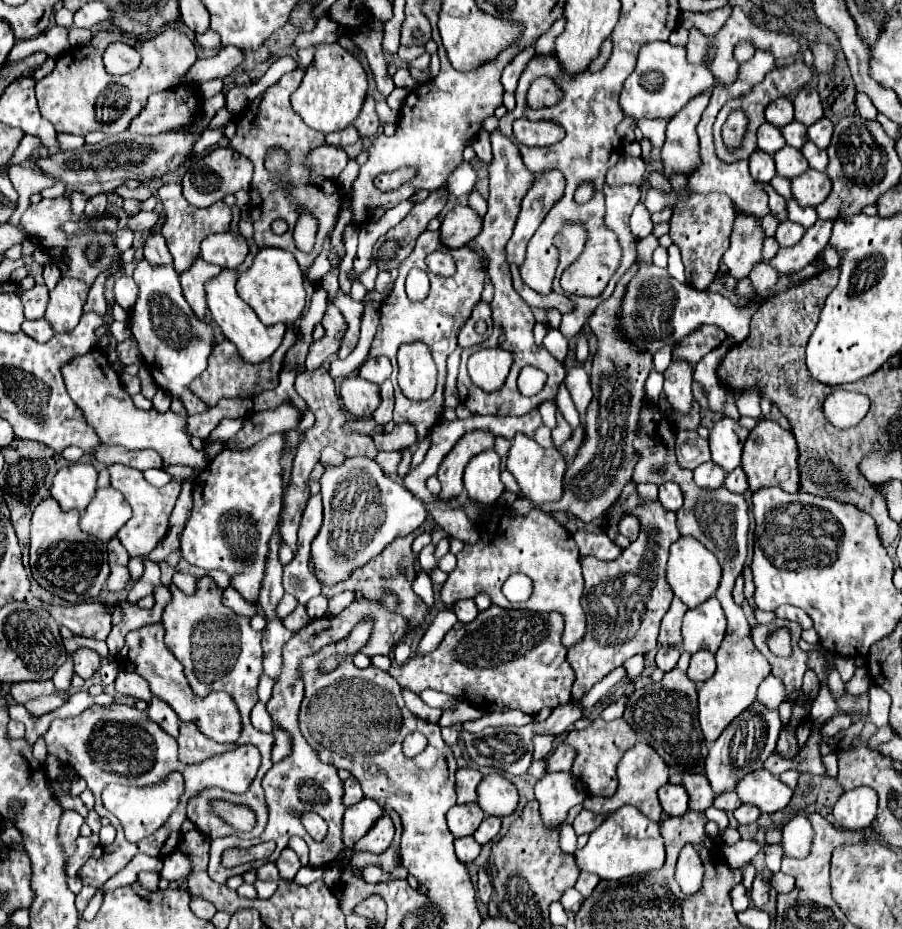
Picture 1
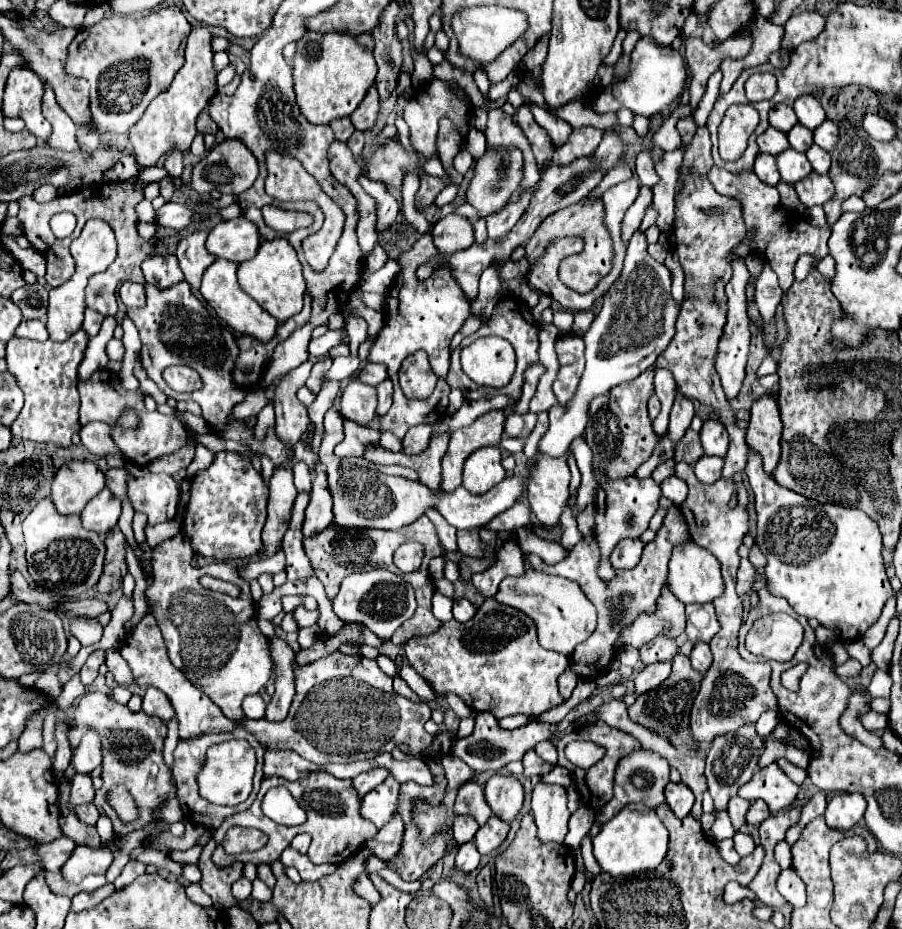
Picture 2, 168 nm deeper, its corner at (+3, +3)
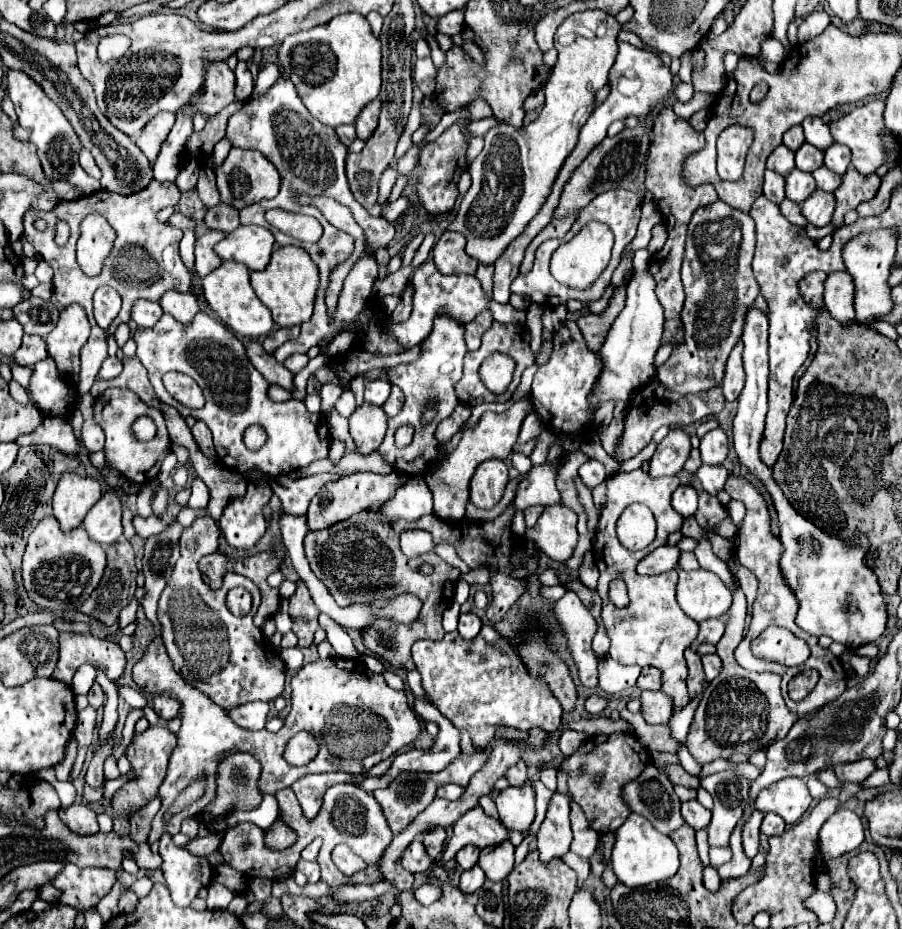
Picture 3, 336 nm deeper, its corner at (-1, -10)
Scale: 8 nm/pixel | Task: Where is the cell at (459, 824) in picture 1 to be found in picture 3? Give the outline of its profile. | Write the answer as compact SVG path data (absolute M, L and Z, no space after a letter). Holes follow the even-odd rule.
M465 846L465 848L461 848L457 854L455 854L455 860L457 860L457 864L463 868L463 870L469 870L469 868L473 868L475 864L477 864L477 858L479 858L479 848L475 848L475 846Z

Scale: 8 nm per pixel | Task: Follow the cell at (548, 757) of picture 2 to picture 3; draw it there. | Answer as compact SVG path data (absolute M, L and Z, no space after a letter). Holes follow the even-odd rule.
M543 768L541 770L541 782L555 792L555 786L557 786L557 768Z

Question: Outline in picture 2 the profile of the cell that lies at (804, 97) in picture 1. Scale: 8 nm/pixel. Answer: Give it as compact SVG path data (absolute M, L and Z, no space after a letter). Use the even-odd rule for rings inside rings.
M803 95L795 101L793 105L795 113L797 113L797 119L801 125L805 125L807 129L817 129L827 117L825 117L825 111L821 107L821 103L813 97L813 95Z

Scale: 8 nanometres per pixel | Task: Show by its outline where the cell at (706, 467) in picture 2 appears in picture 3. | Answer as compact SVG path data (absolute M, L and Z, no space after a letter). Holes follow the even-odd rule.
M701 466L701 468L695 472L695 476L697 476L701 488L703 488L707 494L717 496L717 494L723 490L729 472L727 472L725 466Z

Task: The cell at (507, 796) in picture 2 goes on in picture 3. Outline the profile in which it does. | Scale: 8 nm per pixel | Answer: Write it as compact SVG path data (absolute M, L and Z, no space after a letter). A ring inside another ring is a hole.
M525 784L521 788L509 786L507 790L501 790L495 798L495 804L499 818L511 830L525 832L535 818L535 792L531 784Z

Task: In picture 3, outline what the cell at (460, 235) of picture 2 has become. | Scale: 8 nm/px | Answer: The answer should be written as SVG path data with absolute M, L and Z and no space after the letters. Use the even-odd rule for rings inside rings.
M449 230L435 242L433 262L443 274L475 274L479 264L465 252L463 234Z

